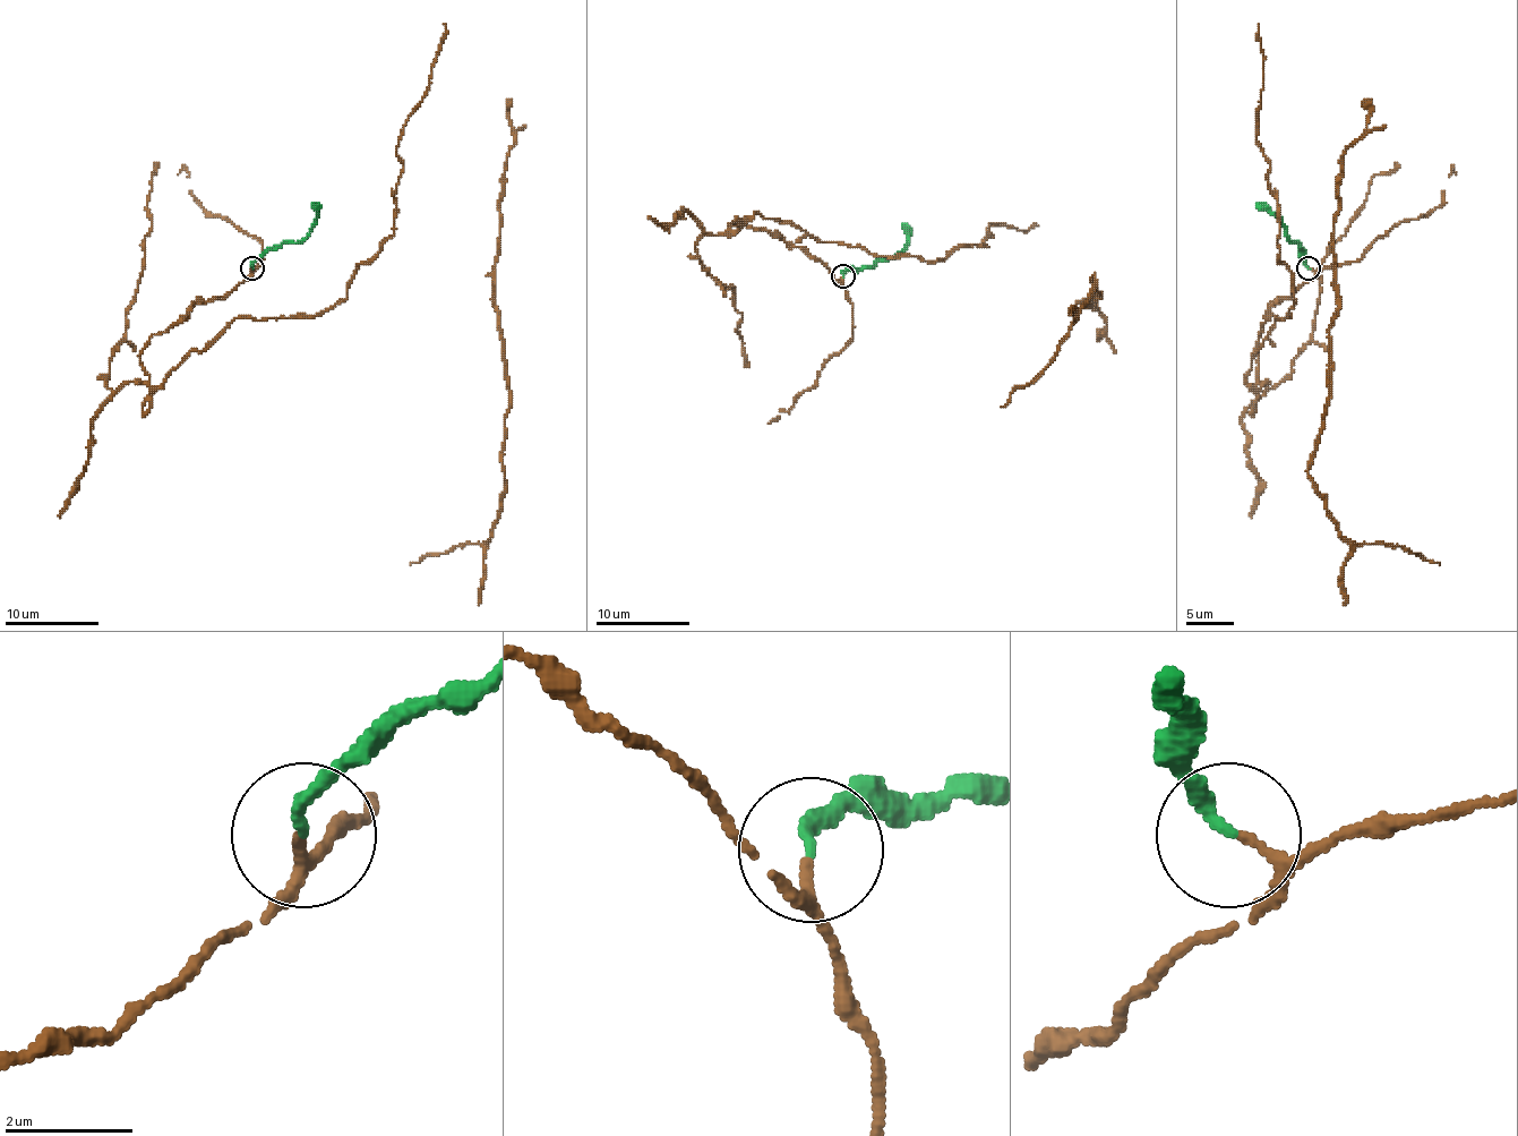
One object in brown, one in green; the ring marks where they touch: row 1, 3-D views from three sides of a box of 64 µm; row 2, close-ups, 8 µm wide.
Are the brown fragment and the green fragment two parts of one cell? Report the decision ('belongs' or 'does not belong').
belongs

